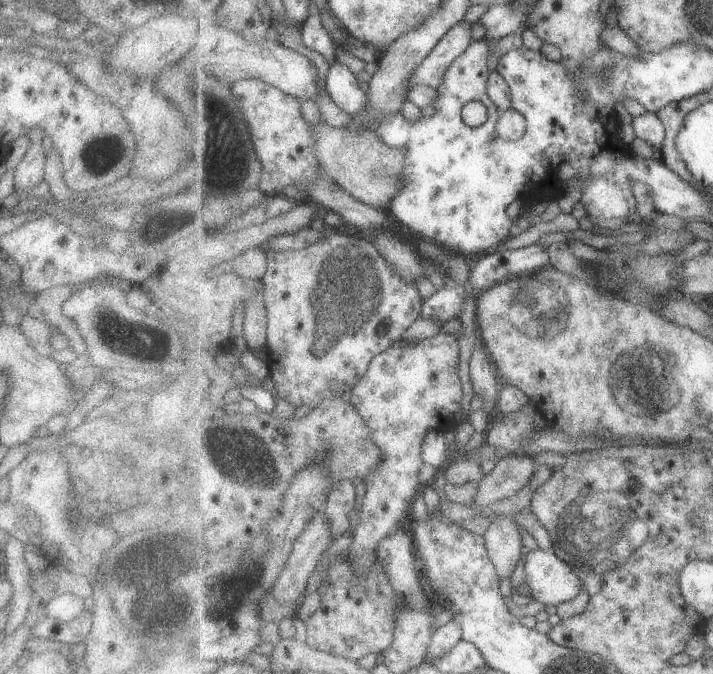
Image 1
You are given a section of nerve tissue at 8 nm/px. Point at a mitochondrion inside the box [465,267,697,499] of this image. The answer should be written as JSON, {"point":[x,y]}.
{"point":[648,374]}

